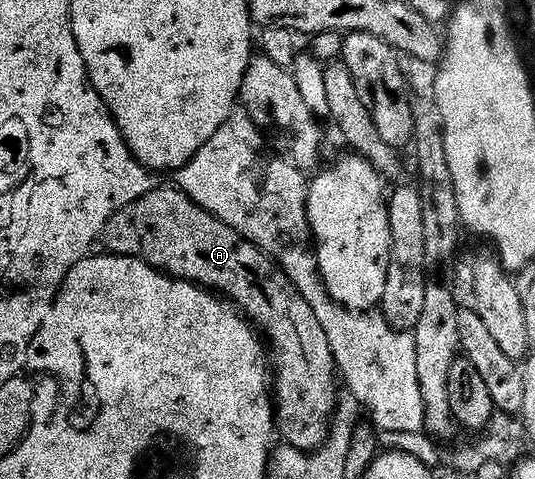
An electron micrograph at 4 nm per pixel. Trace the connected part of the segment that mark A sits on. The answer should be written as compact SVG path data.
M172 185L157 186L138 201L113 213L111 221L104 226L102 243L108 246L105 248L113 255L141 259L174 279L196 283L199 287L219 293L225 300L235 303L245 319L270 344L270 367L274 372L274 410L279 438L287 446L307 452L318 451L323 443L328 442L328 433L338 406L338 372L334 353L330 349L330 341L326 338L322 324L318 322L318 317L314 317L314 309L310 309L306 297L298 293L298 289L292 284L292 278L274 259L243 239L218 216L199 207L185 191Z

